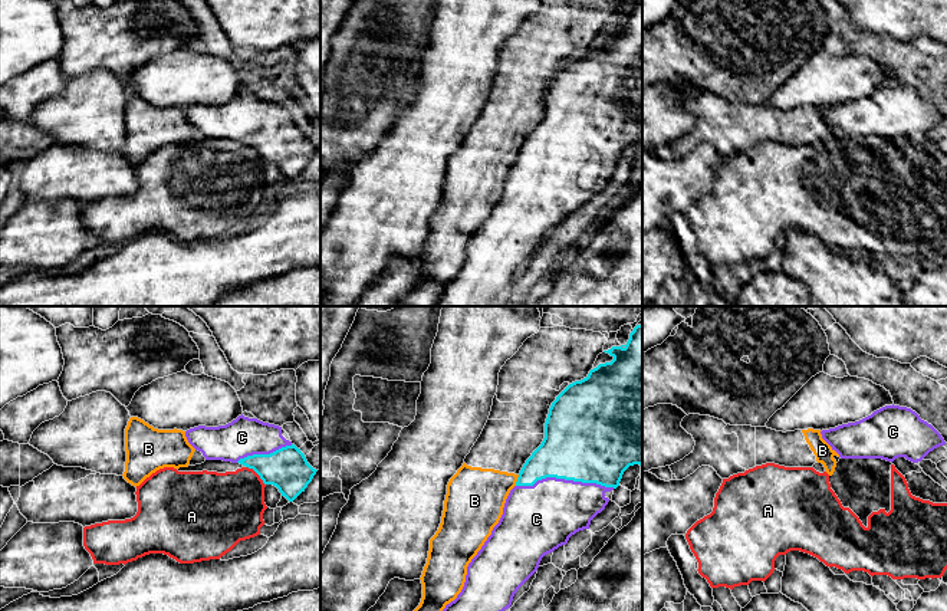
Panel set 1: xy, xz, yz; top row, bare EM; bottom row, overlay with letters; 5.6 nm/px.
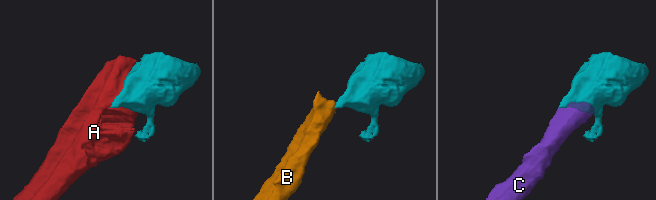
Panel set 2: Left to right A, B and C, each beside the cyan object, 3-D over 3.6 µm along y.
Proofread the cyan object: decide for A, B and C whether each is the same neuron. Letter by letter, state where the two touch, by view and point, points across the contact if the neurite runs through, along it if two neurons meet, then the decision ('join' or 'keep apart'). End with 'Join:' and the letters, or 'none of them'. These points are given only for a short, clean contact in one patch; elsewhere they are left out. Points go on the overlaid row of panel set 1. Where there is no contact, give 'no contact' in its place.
A: contact xy (257, 473); keep apart
B: contact xz (518, 480); border xz (519, 475), (515, 485); keep apart
C: contact xz (565, 479); join
Join: C

